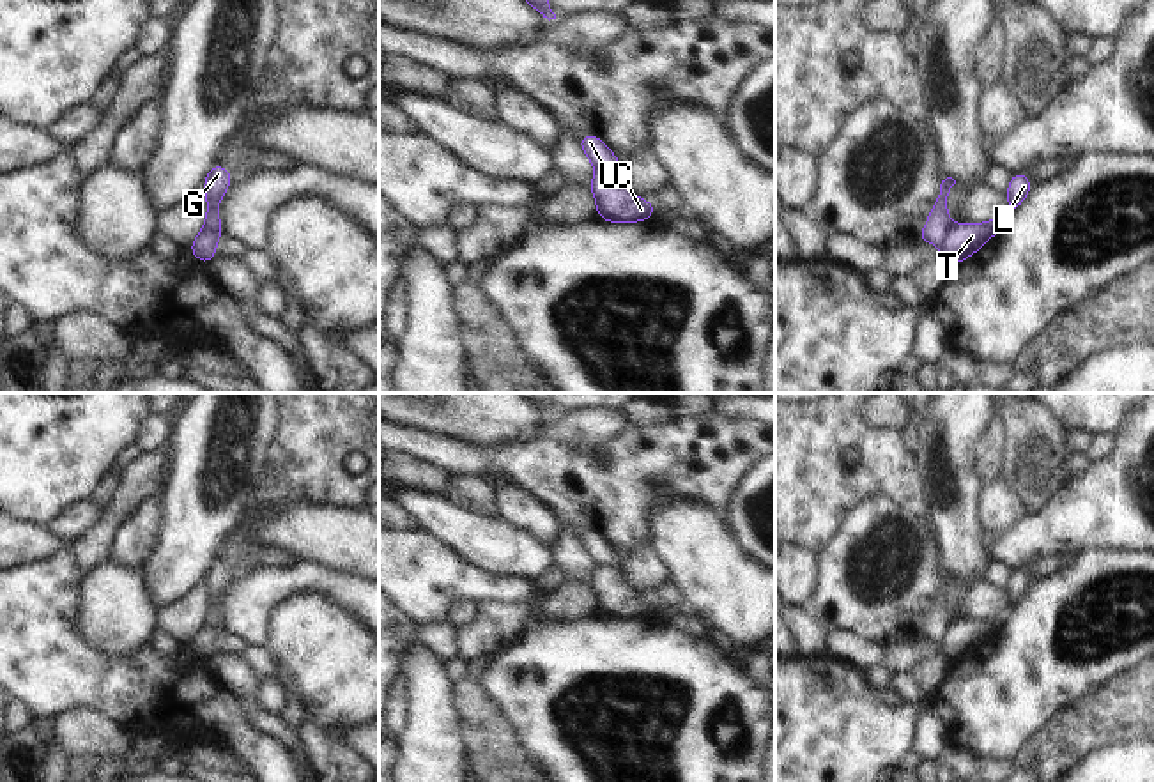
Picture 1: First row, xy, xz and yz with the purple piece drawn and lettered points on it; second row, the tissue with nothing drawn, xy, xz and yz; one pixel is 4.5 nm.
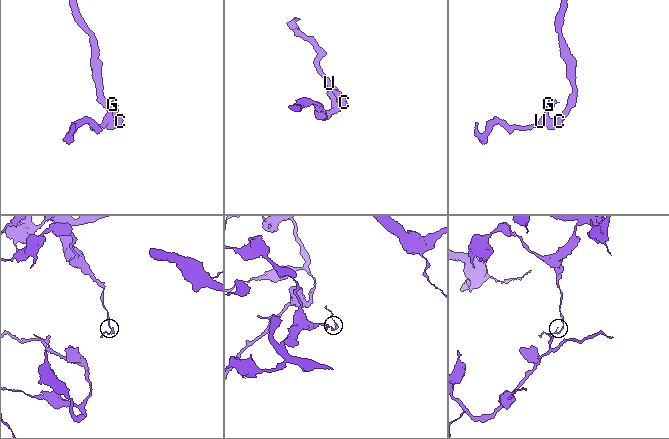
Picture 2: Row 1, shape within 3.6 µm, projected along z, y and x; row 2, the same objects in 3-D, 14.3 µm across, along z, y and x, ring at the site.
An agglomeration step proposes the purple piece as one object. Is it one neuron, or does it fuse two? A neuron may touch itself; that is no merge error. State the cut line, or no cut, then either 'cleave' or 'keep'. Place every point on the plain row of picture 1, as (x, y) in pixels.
cut in xz along (597, 565), (615, 565), (618, 568); cleave

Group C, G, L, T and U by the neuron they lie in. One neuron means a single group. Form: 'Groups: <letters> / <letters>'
Groups: C L T / G U

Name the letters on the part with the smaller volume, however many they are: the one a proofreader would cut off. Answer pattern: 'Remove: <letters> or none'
Remove: G, U

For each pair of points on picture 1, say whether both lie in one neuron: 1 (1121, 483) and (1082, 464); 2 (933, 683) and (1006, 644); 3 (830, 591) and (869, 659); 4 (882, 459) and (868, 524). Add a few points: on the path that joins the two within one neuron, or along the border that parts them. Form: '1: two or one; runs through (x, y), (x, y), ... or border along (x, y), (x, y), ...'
1: two; border along (1092, 462), (1073, 478)
2: two; border along (947, 669), (942, 687), (931, 703)
3: two; border along (829, 630), (855, 632), (885, 648)
4: two; border along (914, 512), (885, 494), (873, 494), (843, 522)

